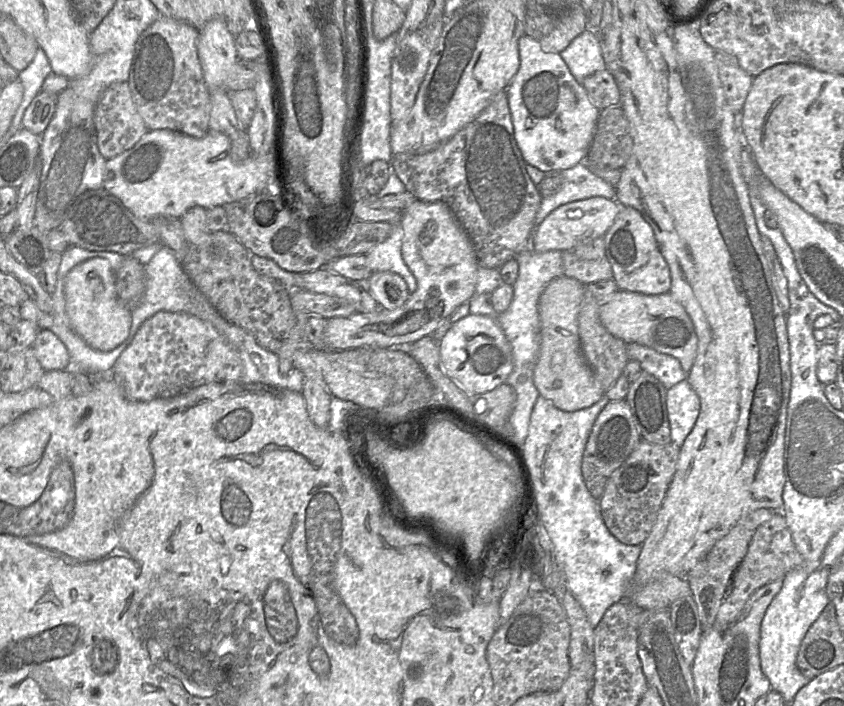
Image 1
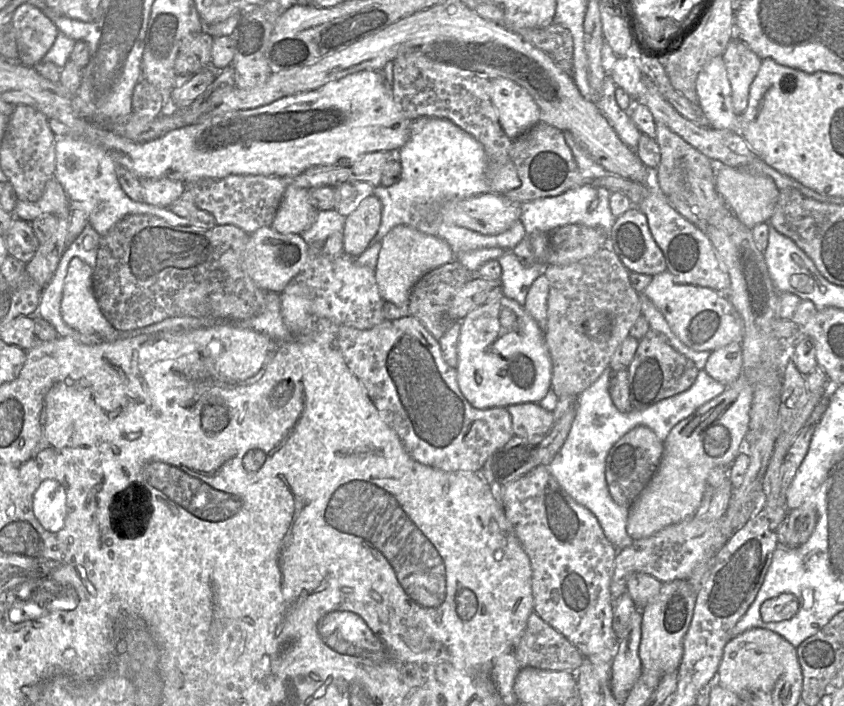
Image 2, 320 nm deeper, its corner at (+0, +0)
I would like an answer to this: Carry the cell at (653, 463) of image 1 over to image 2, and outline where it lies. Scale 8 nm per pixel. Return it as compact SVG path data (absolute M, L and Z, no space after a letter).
M643 425L624 434L610 449L605 464L605 480L613 500L630 508L655 474L663 454L663 442Z

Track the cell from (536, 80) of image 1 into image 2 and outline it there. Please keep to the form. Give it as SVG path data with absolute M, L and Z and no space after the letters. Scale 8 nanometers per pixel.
M491 79L491 100L506 135L514 140L540 122L540 111L530 94L512 80Z

